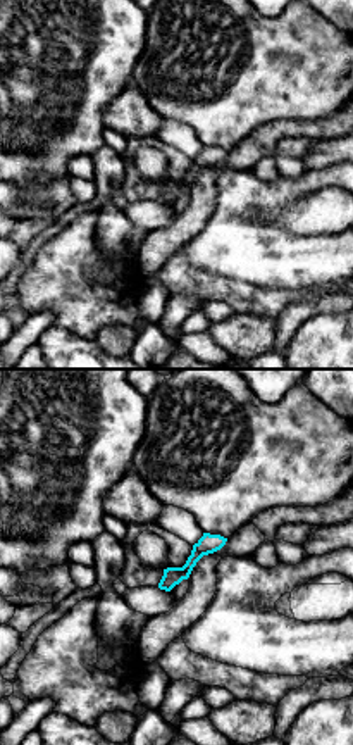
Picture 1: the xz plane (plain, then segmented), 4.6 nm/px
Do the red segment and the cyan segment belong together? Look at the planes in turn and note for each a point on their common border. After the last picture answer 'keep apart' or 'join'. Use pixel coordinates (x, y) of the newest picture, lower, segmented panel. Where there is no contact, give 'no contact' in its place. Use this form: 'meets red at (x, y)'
no contact

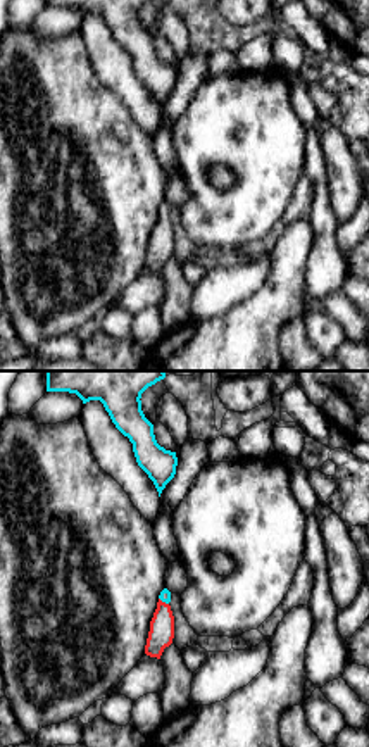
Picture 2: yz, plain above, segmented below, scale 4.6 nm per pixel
meets red at (164, 602)

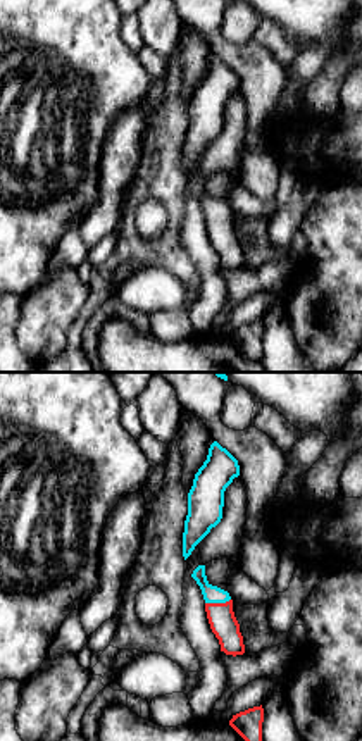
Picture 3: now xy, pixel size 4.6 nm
meets red at (218, 604)

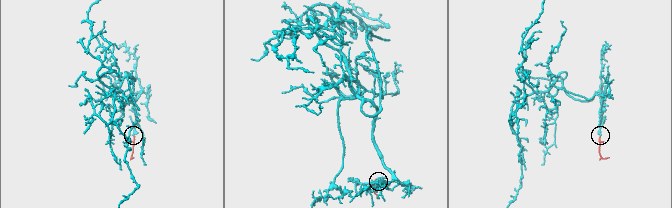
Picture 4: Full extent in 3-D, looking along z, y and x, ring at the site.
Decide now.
join

